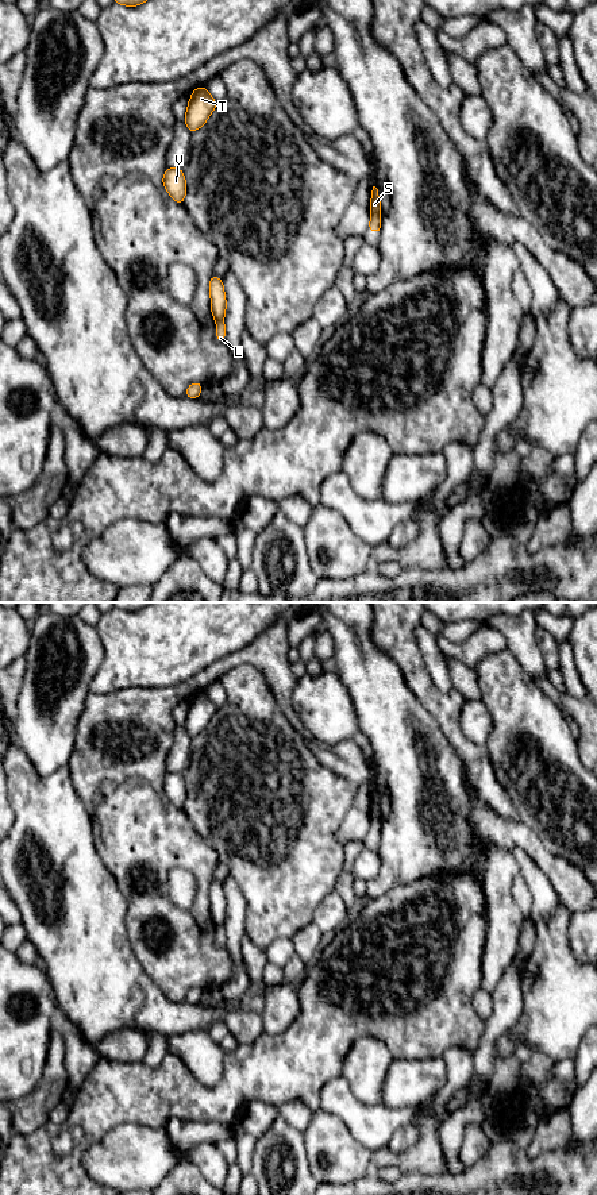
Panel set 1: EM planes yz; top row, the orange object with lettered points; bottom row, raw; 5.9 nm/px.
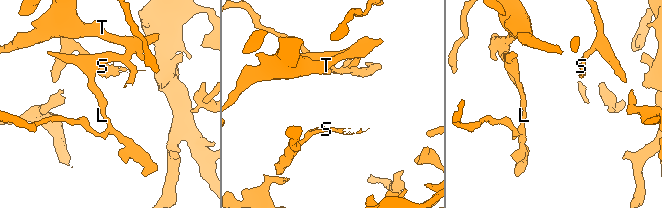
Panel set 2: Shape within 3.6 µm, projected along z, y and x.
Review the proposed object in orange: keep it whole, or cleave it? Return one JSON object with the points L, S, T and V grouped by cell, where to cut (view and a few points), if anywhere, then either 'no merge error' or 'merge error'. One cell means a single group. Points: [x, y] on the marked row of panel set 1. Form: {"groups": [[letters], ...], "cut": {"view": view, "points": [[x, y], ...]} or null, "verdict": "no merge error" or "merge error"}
{"groups": [["L", "S", "T", "V"]], "cut": null, "verdict": "no merge error"}

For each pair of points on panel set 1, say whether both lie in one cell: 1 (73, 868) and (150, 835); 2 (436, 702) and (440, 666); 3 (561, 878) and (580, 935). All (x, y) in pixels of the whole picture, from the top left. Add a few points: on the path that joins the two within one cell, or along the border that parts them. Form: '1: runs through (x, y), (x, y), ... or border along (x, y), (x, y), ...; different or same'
1: border along (91, 827), (96, 852), (116, 885); different
2: border along (423, 660), (431, 681), (439, 689), (450, 690); different
3: border along (582, 910), (572, 913); different

